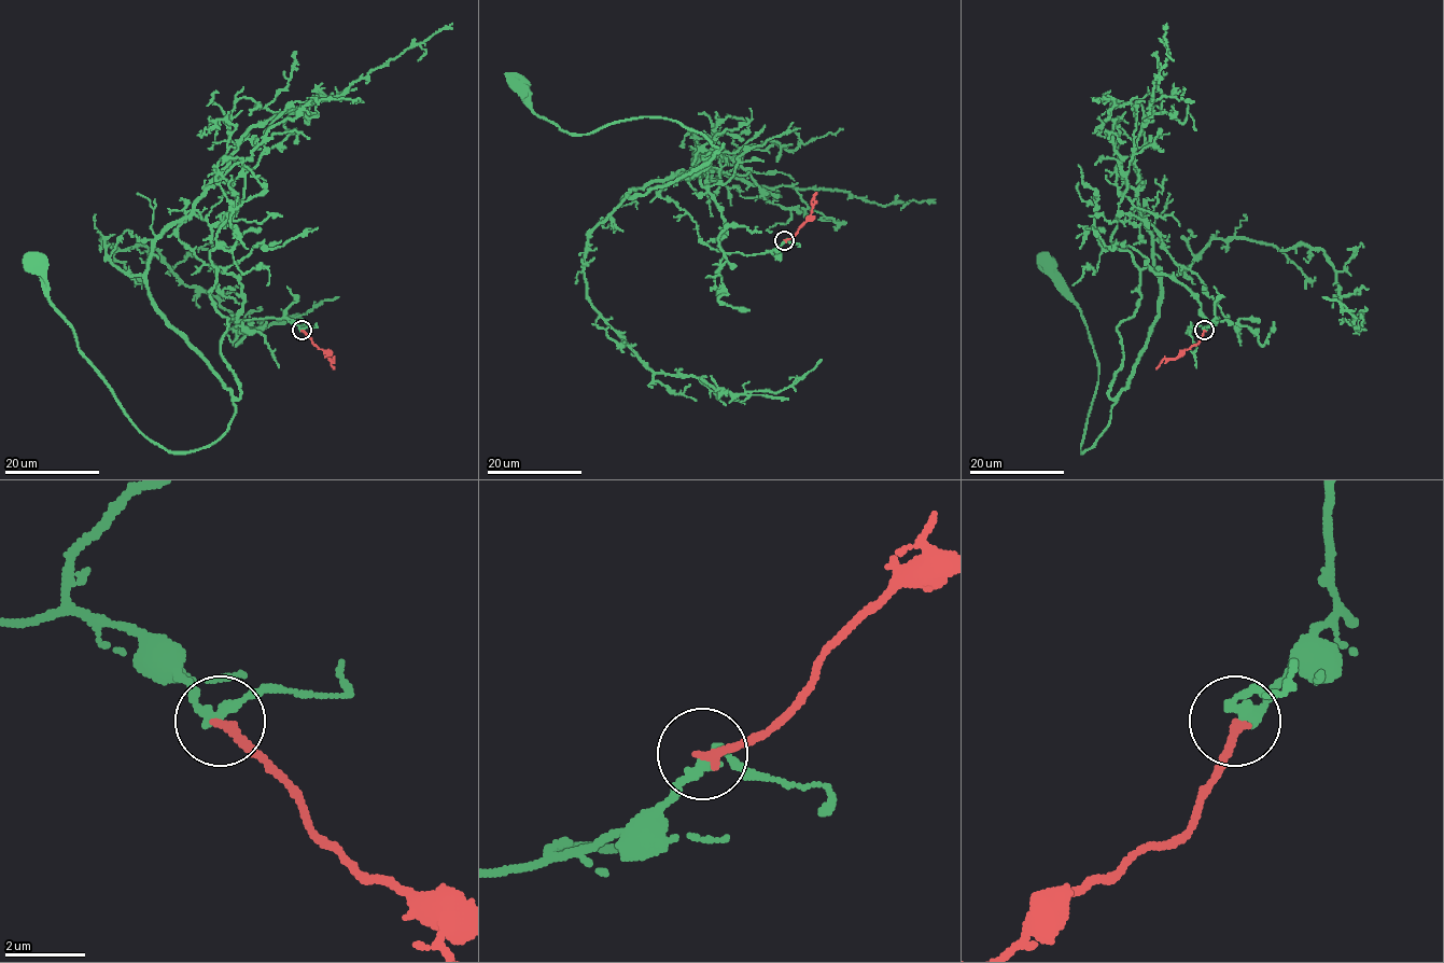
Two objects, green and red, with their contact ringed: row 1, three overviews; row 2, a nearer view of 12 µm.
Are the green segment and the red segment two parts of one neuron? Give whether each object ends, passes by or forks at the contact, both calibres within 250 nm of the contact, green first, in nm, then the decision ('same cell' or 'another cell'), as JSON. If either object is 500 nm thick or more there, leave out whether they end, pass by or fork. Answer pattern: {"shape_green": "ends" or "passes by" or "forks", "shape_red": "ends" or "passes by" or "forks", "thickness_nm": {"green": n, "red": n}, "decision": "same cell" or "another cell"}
{"shape_green": "passes by", "shape_red": "ends", "thickness_nm": {"green": 200, "red": 240}, "decision": "same cell"}

